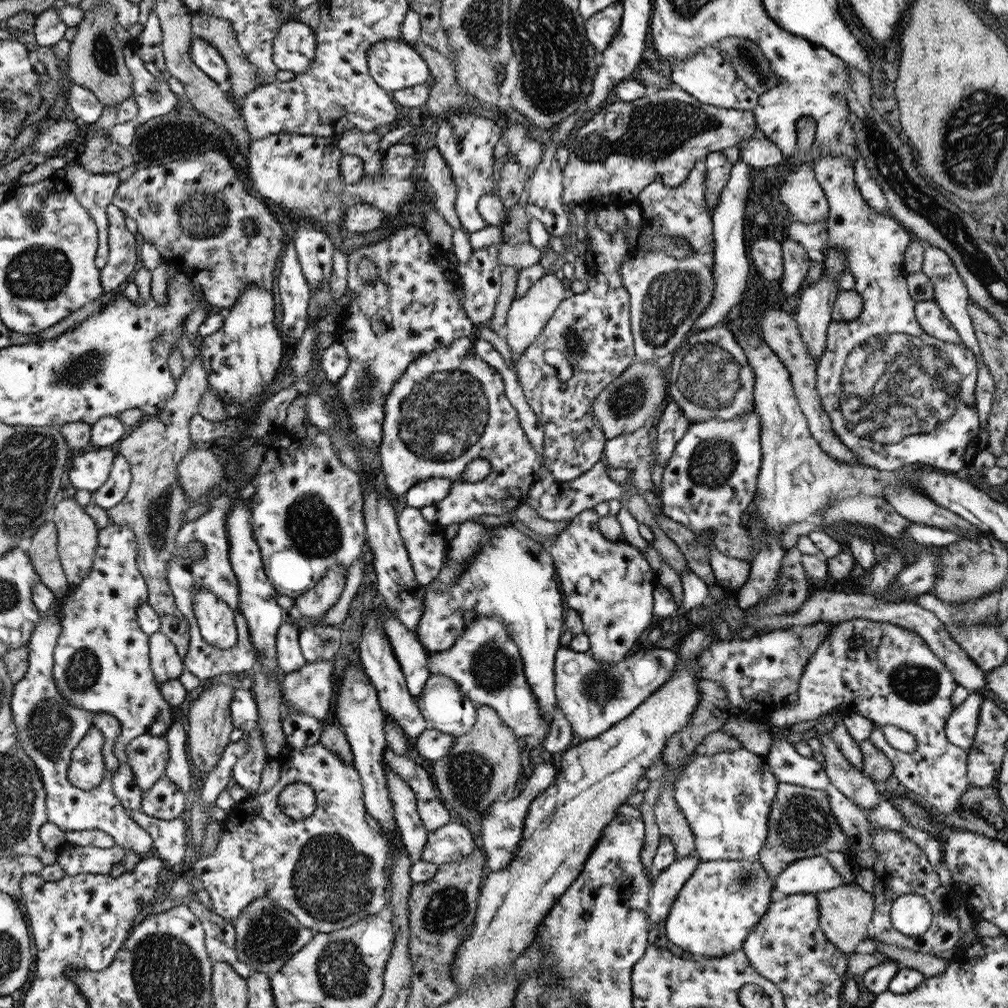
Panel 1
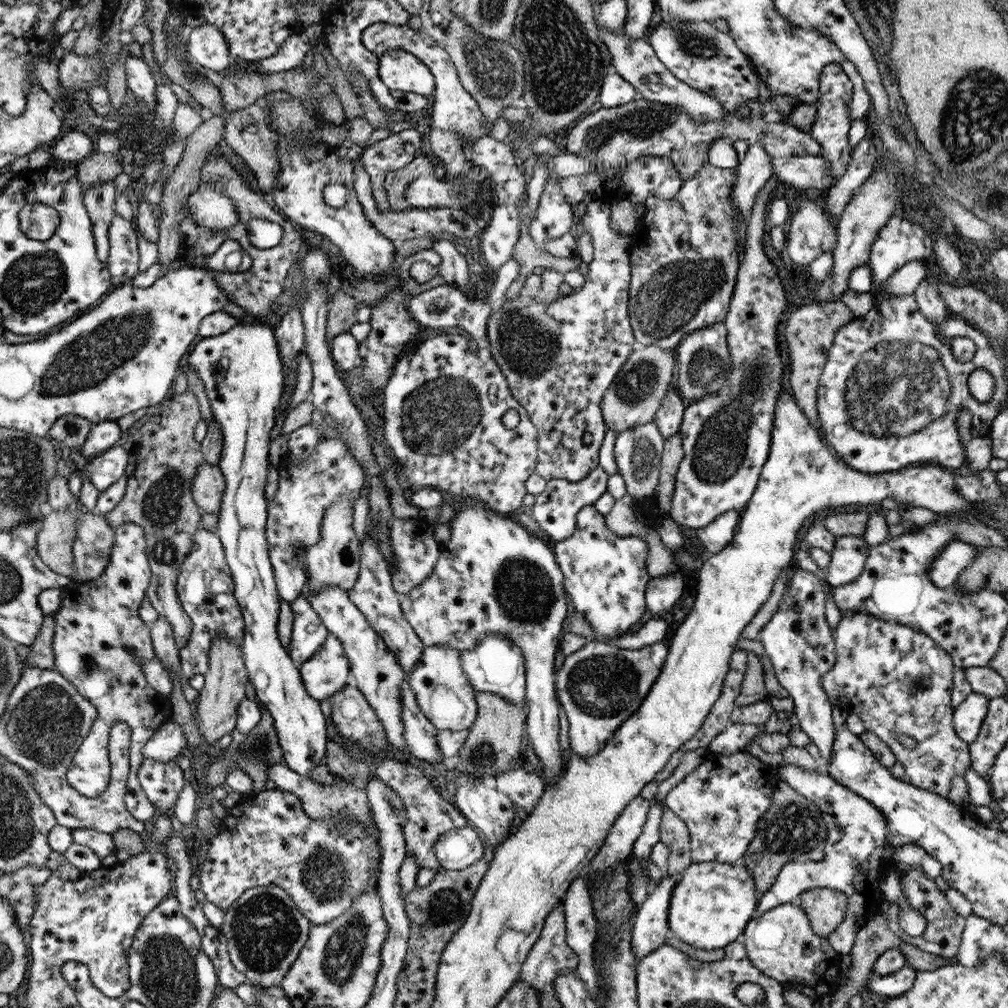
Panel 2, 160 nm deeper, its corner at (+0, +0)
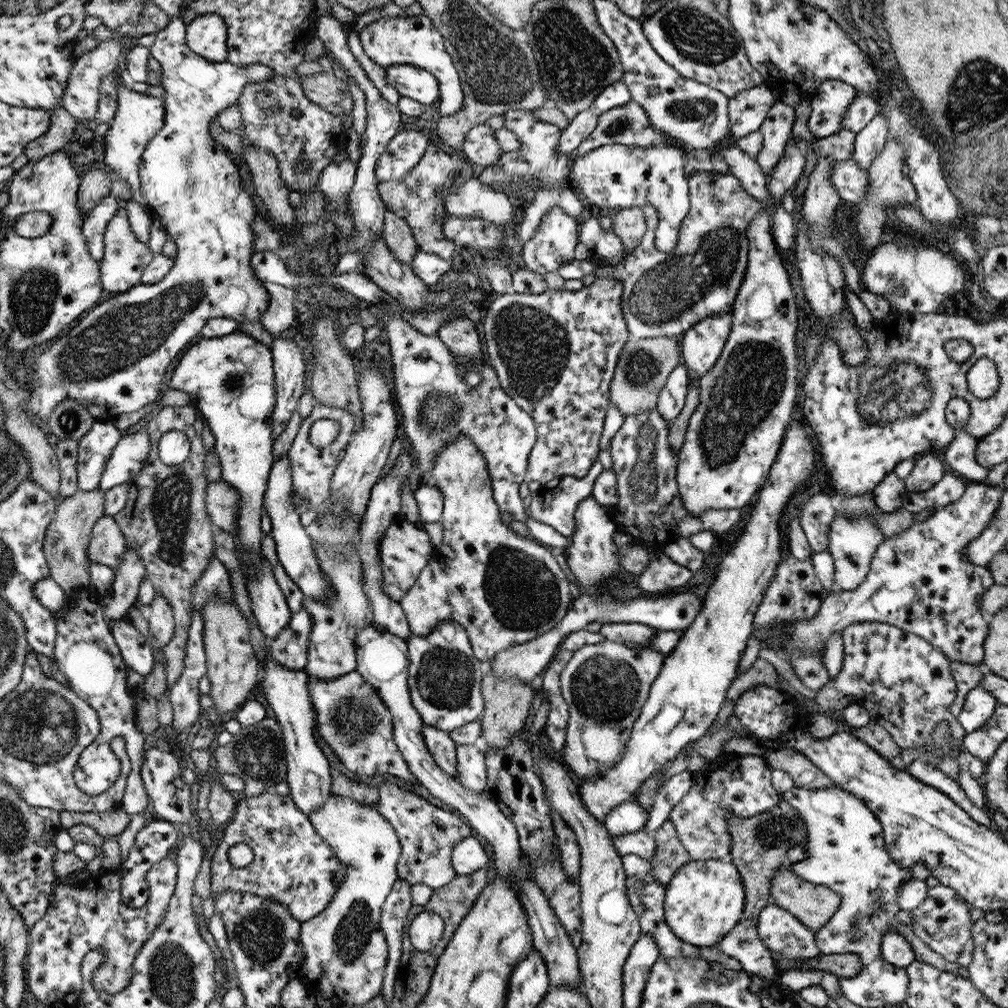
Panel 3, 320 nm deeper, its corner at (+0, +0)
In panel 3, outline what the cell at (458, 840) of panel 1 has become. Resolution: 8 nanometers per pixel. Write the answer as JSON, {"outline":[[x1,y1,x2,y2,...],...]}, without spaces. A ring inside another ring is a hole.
{"outline":[[472,834,452,849,452,866,457,875,472,874,485,868,488,860,490,860,490,856,488,856,486,848]]}

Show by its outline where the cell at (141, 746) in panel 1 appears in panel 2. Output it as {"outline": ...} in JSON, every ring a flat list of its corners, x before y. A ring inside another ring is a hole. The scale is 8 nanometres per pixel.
{"outline":[[172,721,160,725,154,737,144,746,144,756,162,762,175,760,188,752,188,742,180,725]]}

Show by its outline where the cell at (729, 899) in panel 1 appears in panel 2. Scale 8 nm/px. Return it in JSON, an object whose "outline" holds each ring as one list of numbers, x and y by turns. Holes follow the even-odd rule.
{"outline":[[693,862,686,867,686,870,683,870,672,889,667,918,669,931,674,937,678,937,694,948,723,949,727,944,742,936,748,921,753,918,759,896,753,876,743,863]]}

